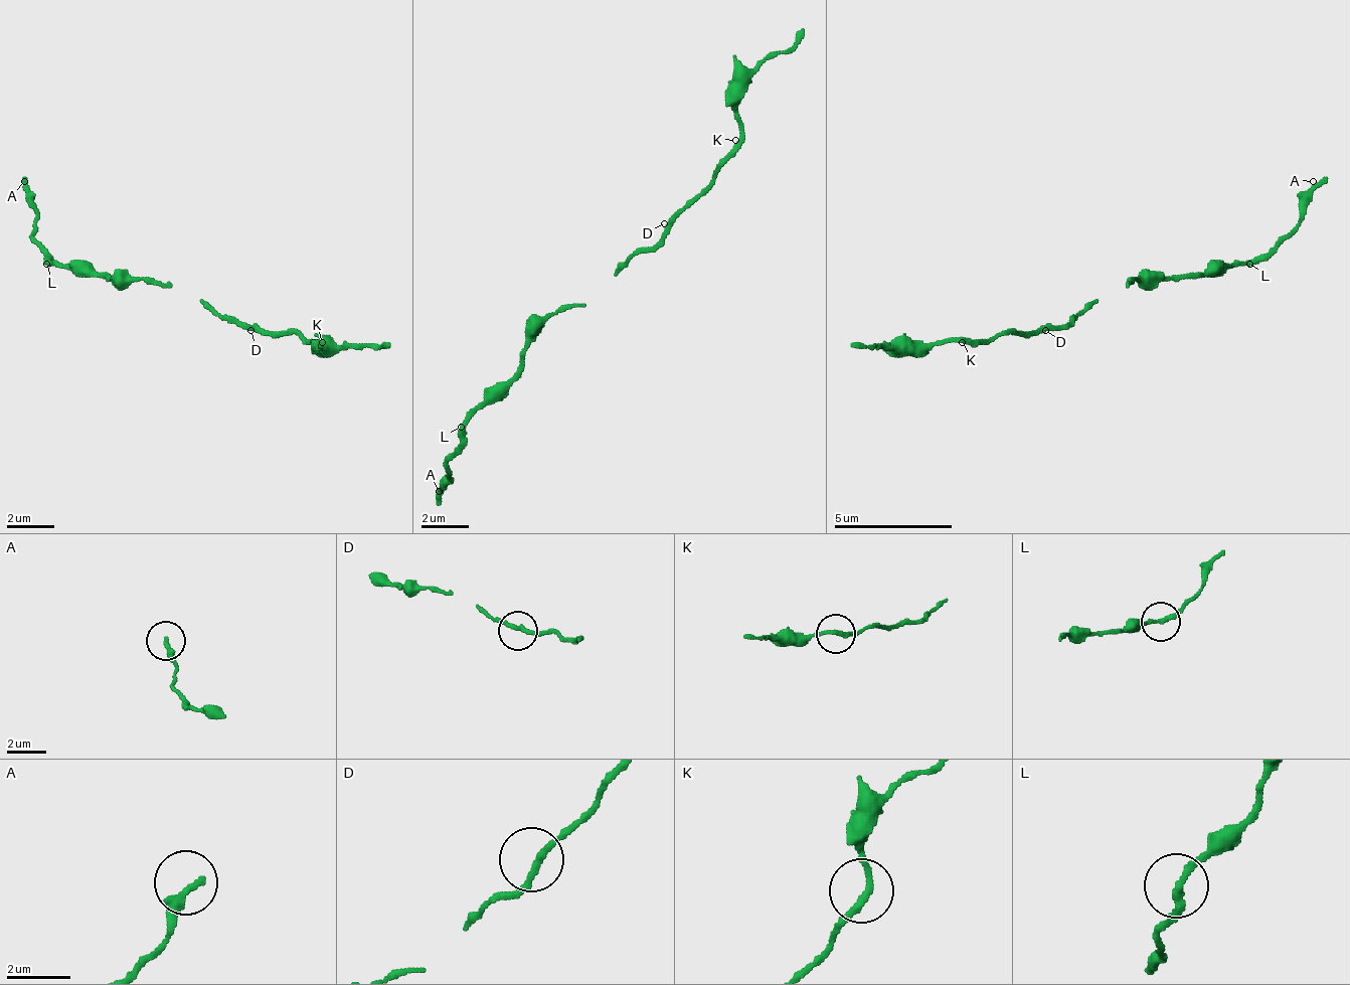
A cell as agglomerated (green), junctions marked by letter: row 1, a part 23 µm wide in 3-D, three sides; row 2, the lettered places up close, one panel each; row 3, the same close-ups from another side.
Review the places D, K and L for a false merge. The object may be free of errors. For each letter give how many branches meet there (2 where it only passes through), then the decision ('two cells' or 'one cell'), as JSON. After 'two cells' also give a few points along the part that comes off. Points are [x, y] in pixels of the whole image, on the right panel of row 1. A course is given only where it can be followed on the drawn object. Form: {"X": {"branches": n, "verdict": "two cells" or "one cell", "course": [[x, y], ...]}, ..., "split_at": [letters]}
{"D": {"branches": 2, "verdict": "one cell"}, "K": {"branches": 2, "verdict": "one cell"}, "L": {"branches": 2, "verdict": "one cell"}, "split_at": []}

